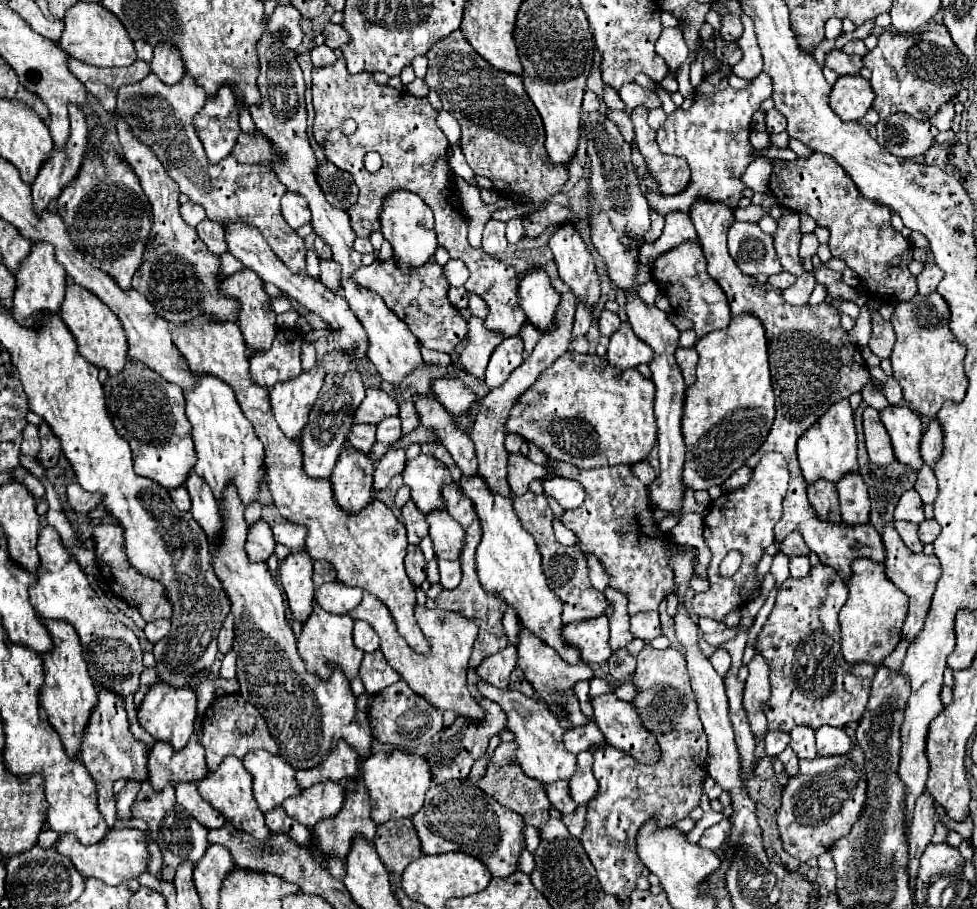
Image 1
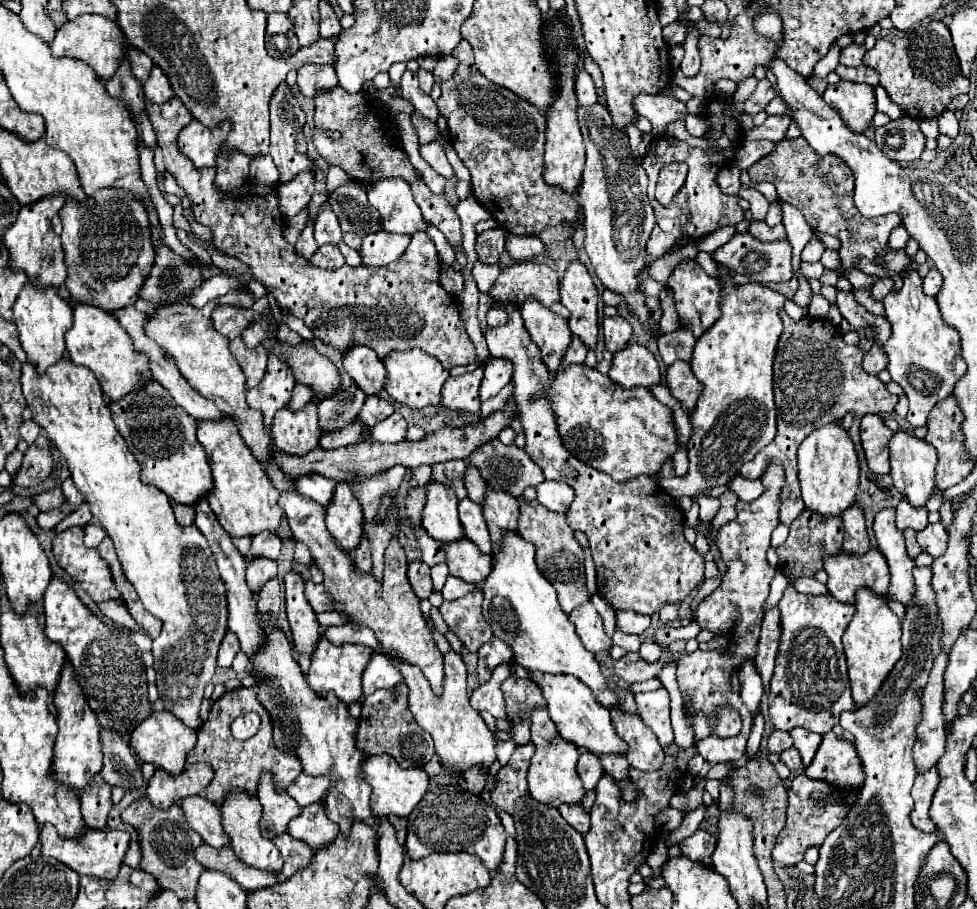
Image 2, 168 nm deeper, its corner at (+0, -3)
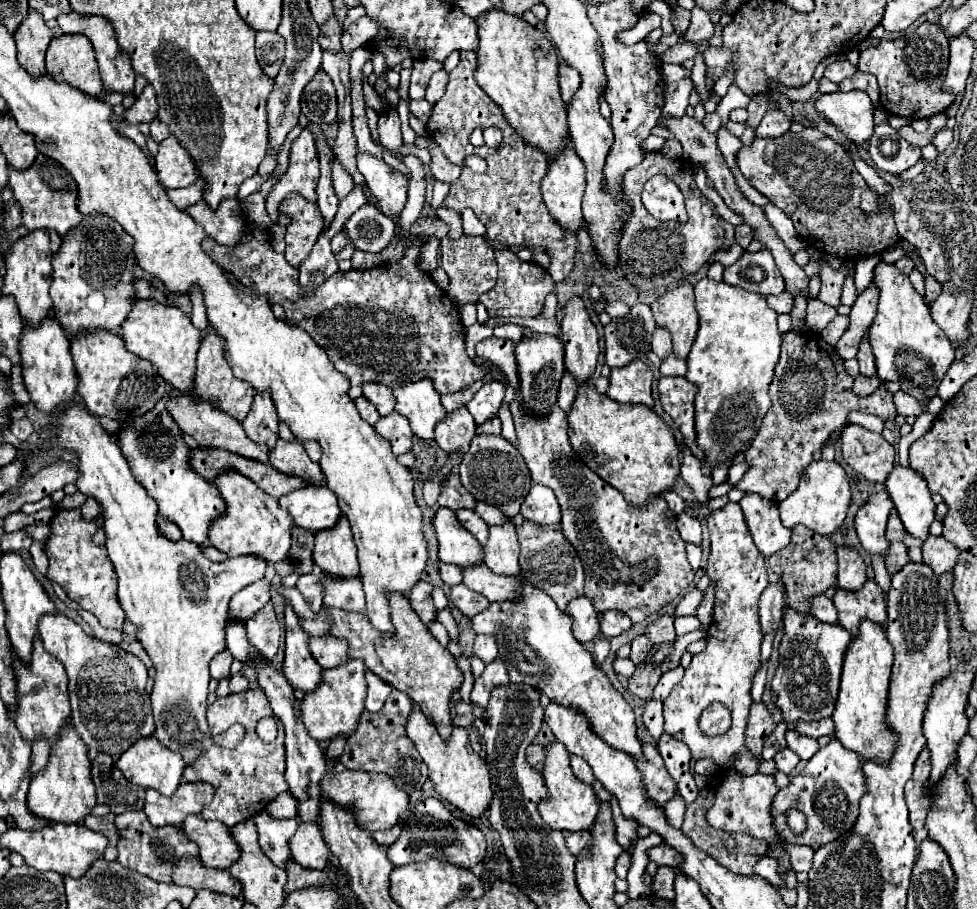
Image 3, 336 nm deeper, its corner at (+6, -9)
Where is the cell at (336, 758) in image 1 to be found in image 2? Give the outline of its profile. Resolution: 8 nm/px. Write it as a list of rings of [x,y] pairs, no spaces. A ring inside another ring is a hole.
[[[302,772],[286,788],[286,792],[304,808],[304,806],[308,806],[312,802],[322,800],[328,788],[330,788],[330,778],[326,778],[326,776],[308,776],[308,774]]]

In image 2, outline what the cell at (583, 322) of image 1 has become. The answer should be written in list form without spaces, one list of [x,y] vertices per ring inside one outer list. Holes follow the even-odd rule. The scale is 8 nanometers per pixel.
[[[572,336],[572,342],[570,342],[570,346],[568,346],[568,350],[566,350],[564,358],[562,358],[562,366],[574,364],[574,362],[576,364],[584,364],[586,352],[588,352],[586,344],[582,344],[582,340],[578,336]]]

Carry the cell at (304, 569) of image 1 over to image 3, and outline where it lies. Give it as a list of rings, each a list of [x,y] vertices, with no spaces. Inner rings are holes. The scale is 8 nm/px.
[[[286,606],[286,656],[282,674],[292,688],[310,694],[322,682],[322,668],[308,656],[308,636],[300,632],[298,616],[292,606]]]

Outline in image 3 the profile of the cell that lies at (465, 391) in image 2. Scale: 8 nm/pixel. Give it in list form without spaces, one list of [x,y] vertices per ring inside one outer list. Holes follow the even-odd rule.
[[[464,408],[456,410],[456,416],[446,416],[442,424],[436,426],[436,444],[450,456],[454,452],[466,454],[470,448],[470,440],[476,434],[476,424],[472,414]]]

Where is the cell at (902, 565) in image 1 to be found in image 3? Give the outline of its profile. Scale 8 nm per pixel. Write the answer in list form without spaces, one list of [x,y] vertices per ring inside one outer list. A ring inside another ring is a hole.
[[[876,492],[856,512],[854,528],[860,538],[862,548],[868,554],[884,556],[884,552],[888,550],[884,528],[886,528],[886,520],[892,508],[894,508],[894,502],[888,496],[888,492]]]

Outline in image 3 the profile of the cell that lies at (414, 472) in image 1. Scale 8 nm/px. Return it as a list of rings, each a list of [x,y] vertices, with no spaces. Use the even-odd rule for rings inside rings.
[[[438,508],[432,518],[436,528],[436,536],[440,542],[438,556],[446,564],[454,564],[460,568],[480,566],[484,564],[484,548],[482,544],[456,520],[456,514],[450,508]]]

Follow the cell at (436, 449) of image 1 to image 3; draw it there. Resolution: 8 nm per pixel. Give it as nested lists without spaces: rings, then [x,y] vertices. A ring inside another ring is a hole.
[[[452,474],[448,482],[444,484],[444,492],[438,498],[438,506],[450,508],[450,510],[460,510],[460,508],[474,508],[476,500],[474,496],[460,484],[458,474]]]

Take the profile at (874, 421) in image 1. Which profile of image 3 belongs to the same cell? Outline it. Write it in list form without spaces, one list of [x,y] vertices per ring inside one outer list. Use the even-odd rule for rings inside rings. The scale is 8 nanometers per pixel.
[[[846,426],[842,432],[842,454],[848,466],[870,482],[884,482],[894,468],[894,446],[862,426]]]

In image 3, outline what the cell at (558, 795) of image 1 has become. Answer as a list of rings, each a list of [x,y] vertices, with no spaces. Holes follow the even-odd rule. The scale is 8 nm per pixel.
[[[564,832],[564,838],[566,838],[566,846],[568,850],[574,854],[574,856],[580,856],[580,852],[588,846],[588,840],[590,840],[590,832]]]

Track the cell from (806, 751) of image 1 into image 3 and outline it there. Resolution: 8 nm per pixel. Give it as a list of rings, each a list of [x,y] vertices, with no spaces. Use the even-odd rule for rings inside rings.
[[[792,730],[786,732],[786,742],[788,742],[788,748],[794,750],[802,760],[810,760],[810,756],[818,752],[818,742],[814,738],[800,736],[798,732],[792,732]]]

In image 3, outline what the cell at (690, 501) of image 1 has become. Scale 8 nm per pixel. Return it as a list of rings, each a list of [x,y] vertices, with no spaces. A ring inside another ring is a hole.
[[[644,662],[636,668],[634,676],[628,680],[628,690],[642,700],[652,700],[652,690],[658,684],[660,676],[662,676],[660,666]]]

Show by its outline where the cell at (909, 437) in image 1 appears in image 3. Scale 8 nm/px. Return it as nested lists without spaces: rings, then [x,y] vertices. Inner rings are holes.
[[[896,464],[886,480],[886,488],[906,532],[926,540],[930,536],[930,524],[934,522],[936,504],[930,498],[924,478],[918,472],[912,472],[912,468]]]

